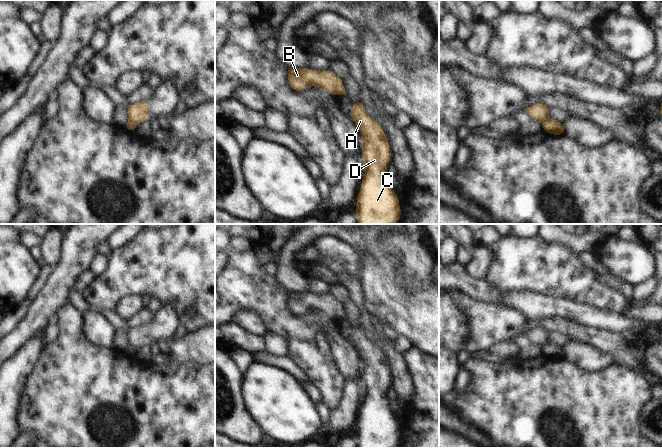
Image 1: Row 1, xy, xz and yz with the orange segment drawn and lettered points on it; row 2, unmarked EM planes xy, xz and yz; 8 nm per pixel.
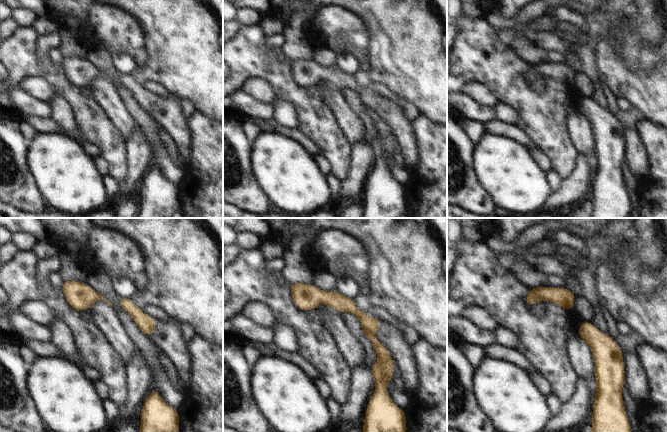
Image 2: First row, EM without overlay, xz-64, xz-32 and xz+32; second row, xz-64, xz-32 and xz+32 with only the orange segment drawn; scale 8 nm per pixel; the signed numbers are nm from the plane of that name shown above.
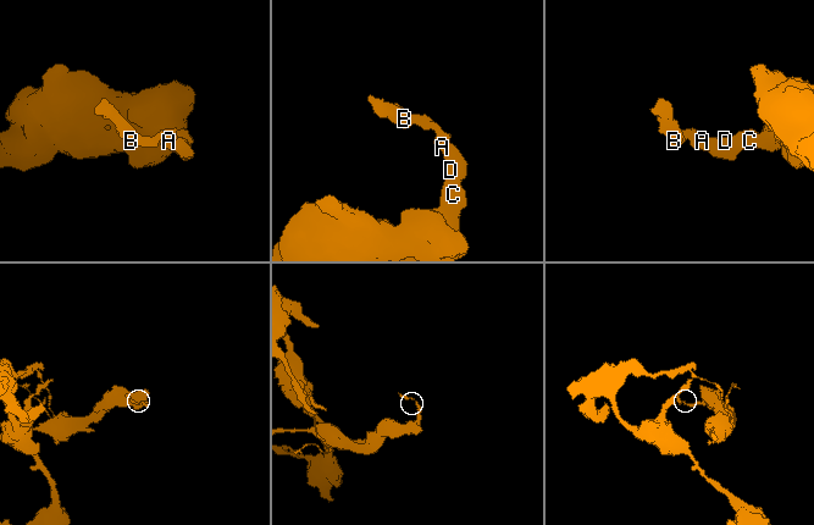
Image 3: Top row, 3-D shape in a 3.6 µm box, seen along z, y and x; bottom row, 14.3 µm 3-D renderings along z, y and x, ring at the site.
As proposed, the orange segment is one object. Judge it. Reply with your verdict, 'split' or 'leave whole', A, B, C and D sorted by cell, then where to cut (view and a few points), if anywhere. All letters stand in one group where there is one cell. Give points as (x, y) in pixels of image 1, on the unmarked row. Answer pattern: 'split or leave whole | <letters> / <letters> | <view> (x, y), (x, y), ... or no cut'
split | A C D / B | xy (129, 344), (136, 348)

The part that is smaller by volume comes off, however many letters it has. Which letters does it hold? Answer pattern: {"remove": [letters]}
{"remove": ["B"]}

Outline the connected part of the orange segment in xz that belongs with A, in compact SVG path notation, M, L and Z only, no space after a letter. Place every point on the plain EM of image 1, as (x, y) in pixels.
M352 328L350 332L352 344L361 354L361 364L363 369L361 377L365 387L365 399L361 405L361 414L357 418L357 428L355 438L358 448L393 448L399 446L401 442L401 432L399 422L387 405L387 388L391 385L391 374L381 349L375 346L358 329Z

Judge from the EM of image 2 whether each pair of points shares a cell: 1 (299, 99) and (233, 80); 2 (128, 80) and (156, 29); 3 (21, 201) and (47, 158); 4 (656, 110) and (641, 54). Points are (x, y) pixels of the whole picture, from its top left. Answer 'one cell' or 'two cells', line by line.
1: one cell
2: two cells
3: two cells
4: two cells

